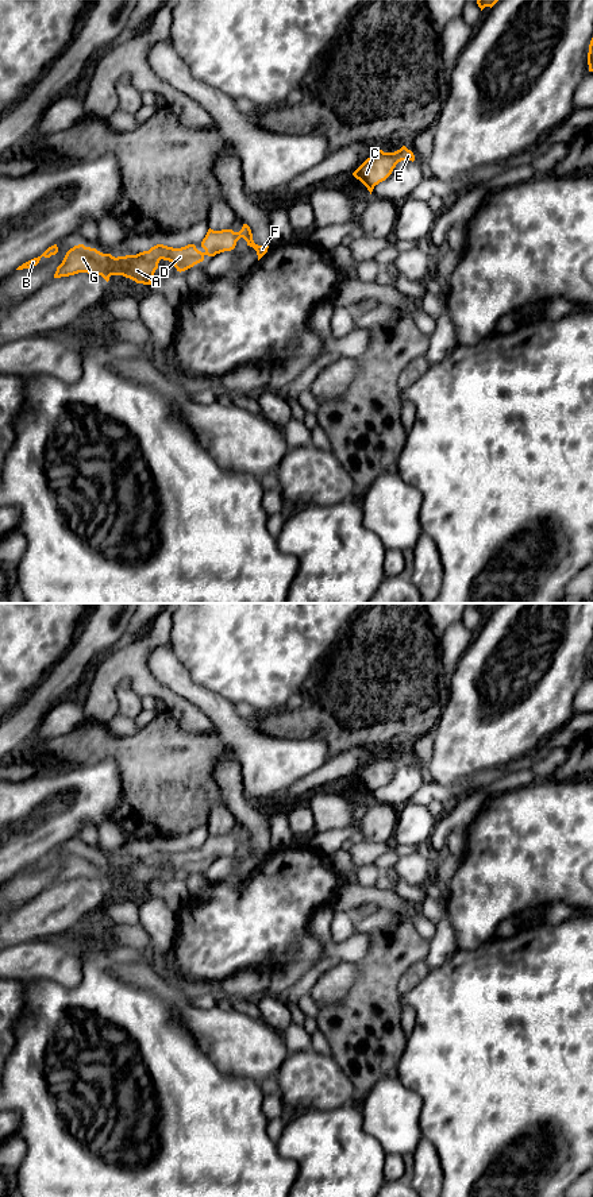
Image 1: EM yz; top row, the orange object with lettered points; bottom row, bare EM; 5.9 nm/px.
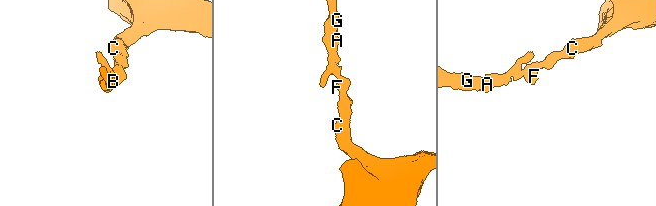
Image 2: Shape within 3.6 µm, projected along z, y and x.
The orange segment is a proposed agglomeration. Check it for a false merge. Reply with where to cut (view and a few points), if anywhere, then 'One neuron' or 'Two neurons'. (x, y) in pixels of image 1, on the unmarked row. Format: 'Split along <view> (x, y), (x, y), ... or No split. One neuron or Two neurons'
No split. One neuron

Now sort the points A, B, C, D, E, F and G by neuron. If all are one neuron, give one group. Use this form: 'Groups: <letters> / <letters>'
Groups: A B C D E F G

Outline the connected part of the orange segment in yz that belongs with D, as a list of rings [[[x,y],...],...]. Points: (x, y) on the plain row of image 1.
[[[243,829],[239,837],[232,834],[213,835],[209,833],[201,846],[204,857],[199,856],[195,849],[181,853],[157,849],[149,856],[136,860],[115,862],[111,858],[103,858],[96,853],[78,849],[66,857],[62,868],[57,872],[54,883],[88,877],[101,880],[107,887],[111,880],[123,880],[136,888],[151,889],[161,864],[172,866],[177,876],[181,877],[203,866],[205,860],[215,861],[216,858],[234,854],[240,842],[257,856],[258,865],[267,857],[269,850],[254,847],[247,829]]]

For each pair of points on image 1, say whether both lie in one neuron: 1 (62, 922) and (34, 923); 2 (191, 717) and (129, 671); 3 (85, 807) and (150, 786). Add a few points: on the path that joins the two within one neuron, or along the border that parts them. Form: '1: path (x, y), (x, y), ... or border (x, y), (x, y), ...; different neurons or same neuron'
1: path (56, 922), (41, 922); same neuron
2: path (176, 706), (162, 692), (143, 683); same neuron
3: border (116, 764), (120, 779), (120, 800), (111, 817); different neurons

